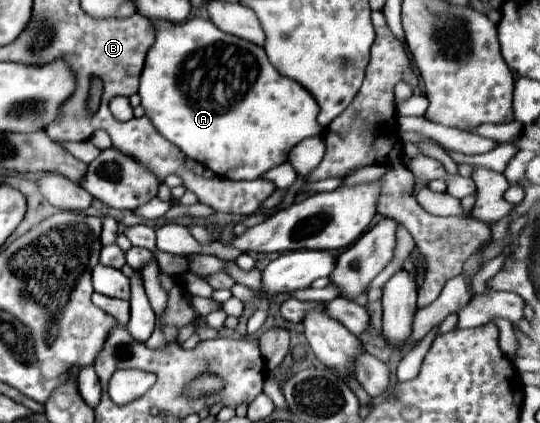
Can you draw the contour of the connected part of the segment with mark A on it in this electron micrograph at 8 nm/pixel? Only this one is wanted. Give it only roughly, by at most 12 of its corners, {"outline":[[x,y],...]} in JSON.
{"outline":[[156,25],[138,91],[170,143],[258,179],[322,131],[264,47]]}

